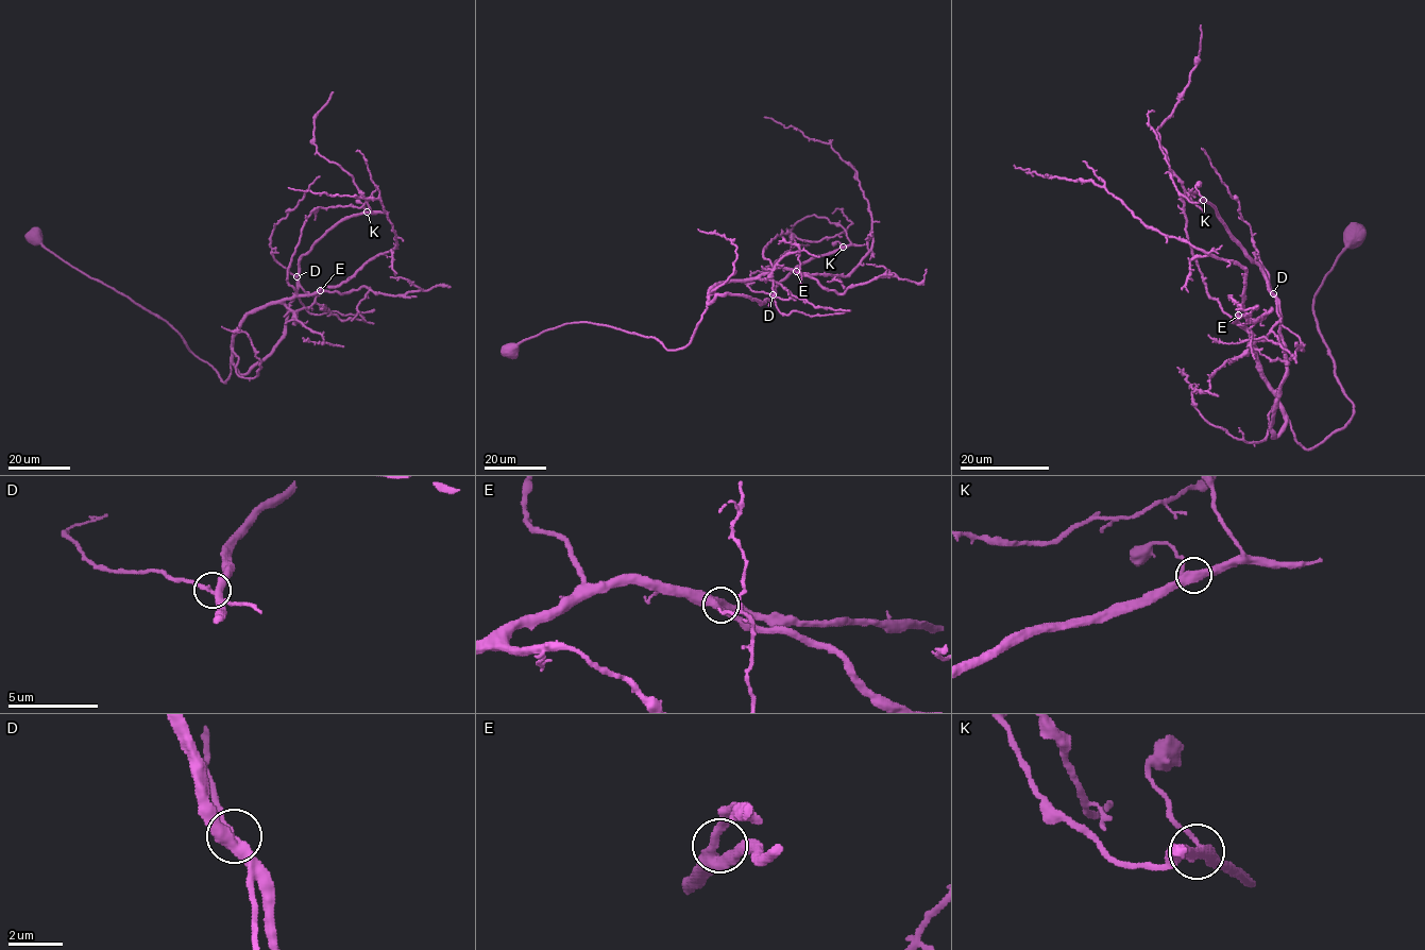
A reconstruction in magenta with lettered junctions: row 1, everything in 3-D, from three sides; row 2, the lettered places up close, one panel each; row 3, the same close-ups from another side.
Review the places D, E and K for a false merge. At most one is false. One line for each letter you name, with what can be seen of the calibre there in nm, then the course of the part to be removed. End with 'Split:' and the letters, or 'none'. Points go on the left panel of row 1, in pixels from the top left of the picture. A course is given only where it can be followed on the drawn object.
Split: none

